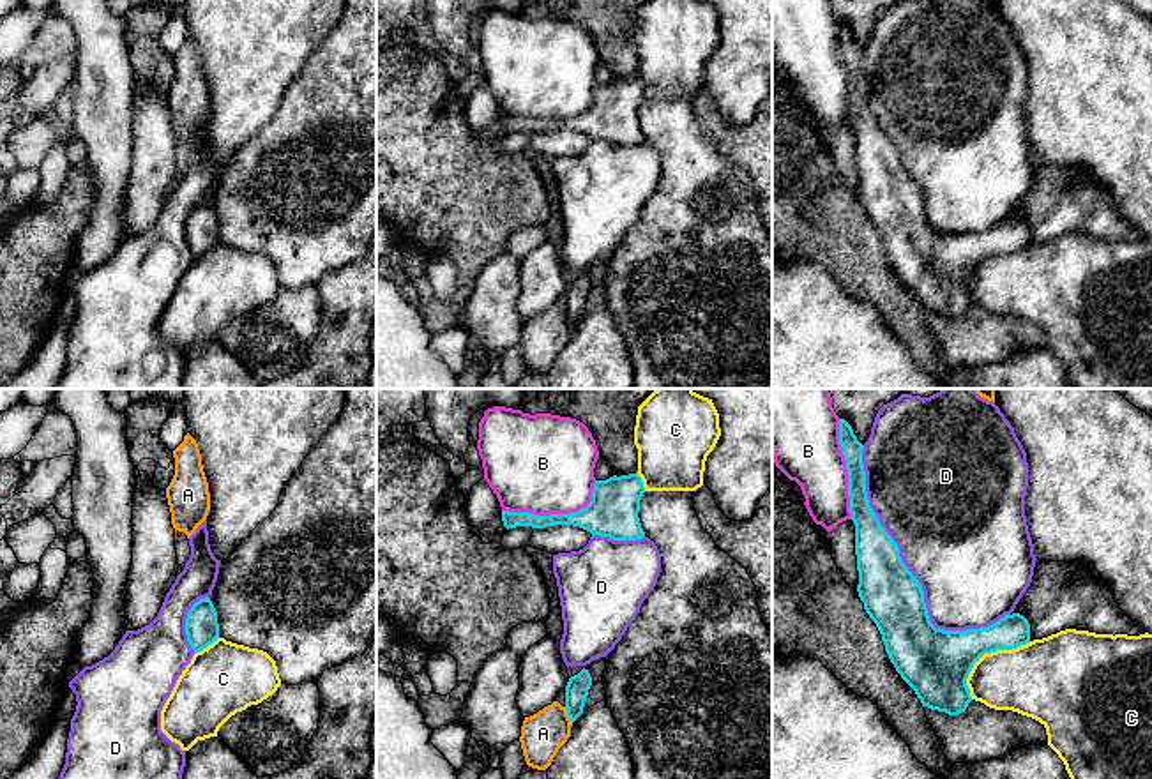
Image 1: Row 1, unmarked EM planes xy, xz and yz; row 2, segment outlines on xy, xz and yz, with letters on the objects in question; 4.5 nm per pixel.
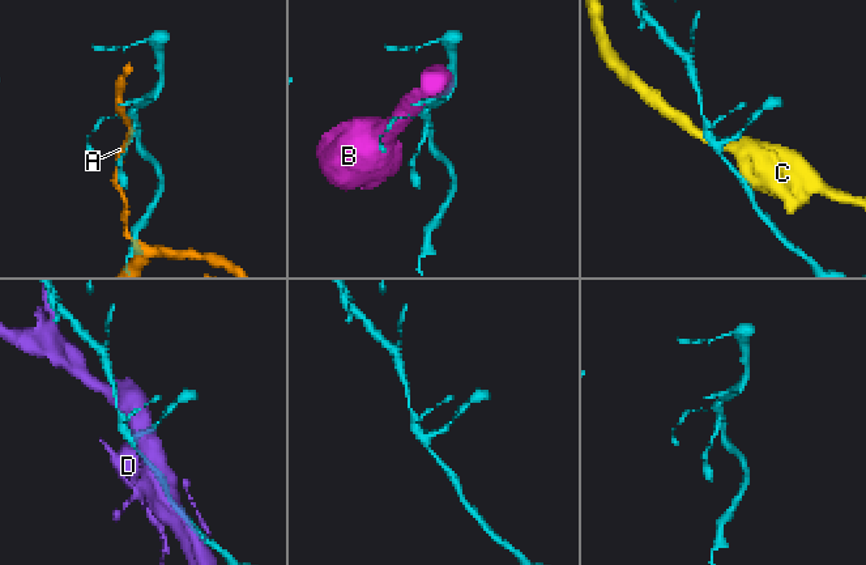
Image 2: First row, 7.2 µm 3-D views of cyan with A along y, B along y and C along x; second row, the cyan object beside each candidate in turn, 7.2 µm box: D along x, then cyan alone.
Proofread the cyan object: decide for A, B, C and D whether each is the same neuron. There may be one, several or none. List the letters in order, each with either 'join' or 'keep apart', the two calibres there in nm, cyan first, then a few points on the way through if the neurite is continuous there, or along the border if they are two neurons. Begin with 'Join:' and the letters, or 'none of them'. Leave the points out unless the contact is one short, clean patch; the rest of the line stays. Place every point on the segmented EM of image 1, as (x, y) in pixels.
Join: none of them
A: keep apart | 110/200 nm | along xz (564, 707), (571, 723)
B: keep apart | 200/460 nm
C: keep apart | 320/320 nm
D: keep apart | 280/500 nm

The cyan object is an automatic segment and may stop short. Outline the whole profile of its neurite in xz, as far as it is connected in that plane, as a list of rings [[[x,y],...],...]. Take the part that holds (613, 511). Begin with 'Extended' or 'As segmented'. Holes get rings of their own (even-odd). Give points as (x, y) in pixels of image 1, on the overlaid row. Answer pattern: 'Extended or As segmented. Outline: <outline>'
As segmented. Outline: [[[638,472],[620,477],[613,475],[606,480],[595,480],[592,502],[578,512],[535,516],[502,511],[502,521],[507,530],[516,526],[546,528],[572,525],[592,535],[613,541],[640,541],[645,537],[638,518],[643,493],[645,488]]]

